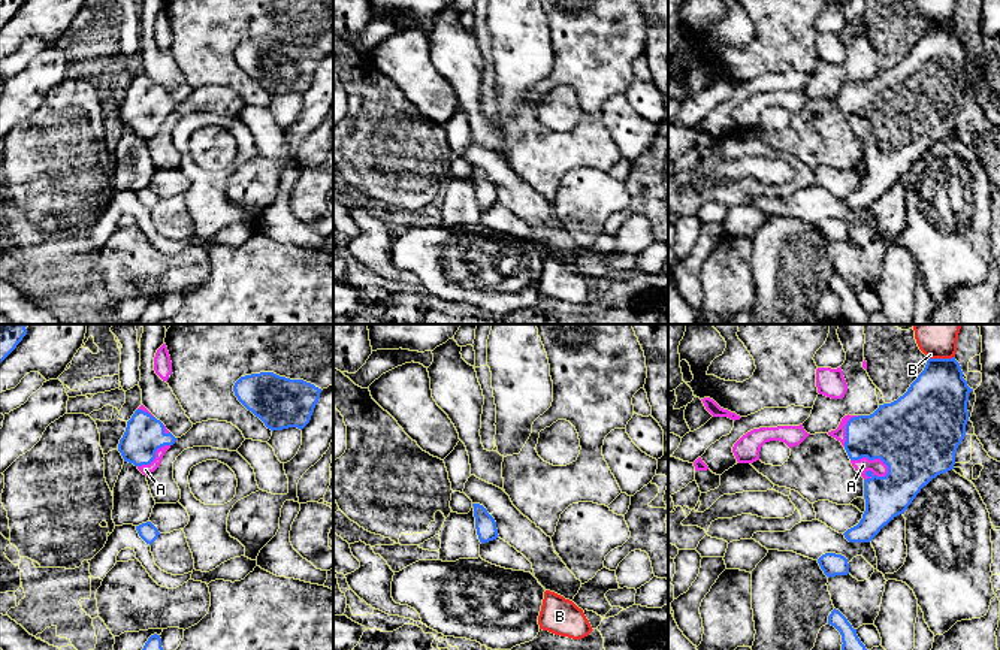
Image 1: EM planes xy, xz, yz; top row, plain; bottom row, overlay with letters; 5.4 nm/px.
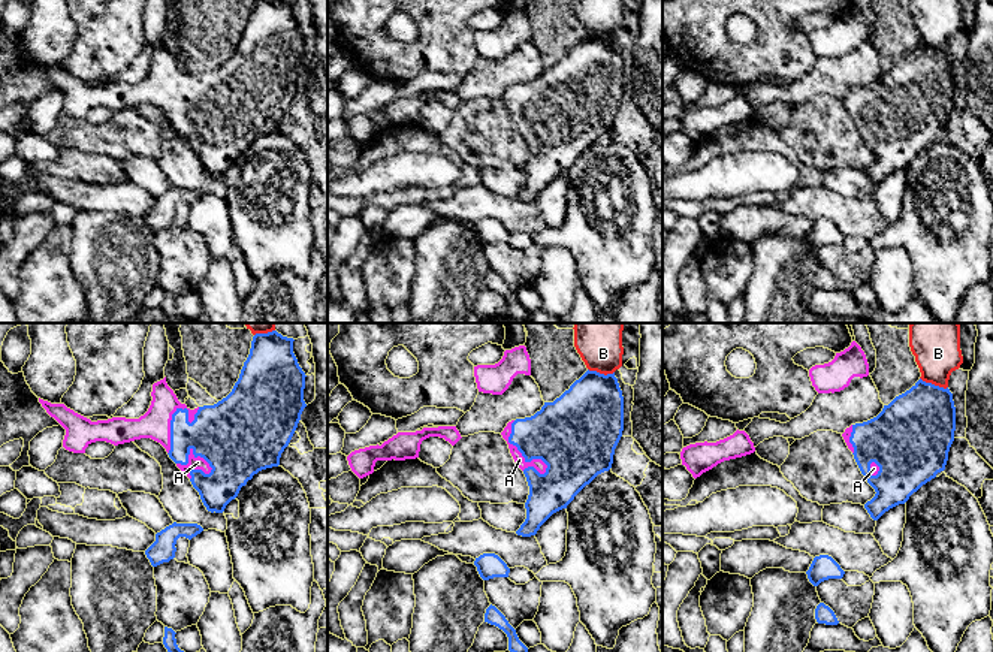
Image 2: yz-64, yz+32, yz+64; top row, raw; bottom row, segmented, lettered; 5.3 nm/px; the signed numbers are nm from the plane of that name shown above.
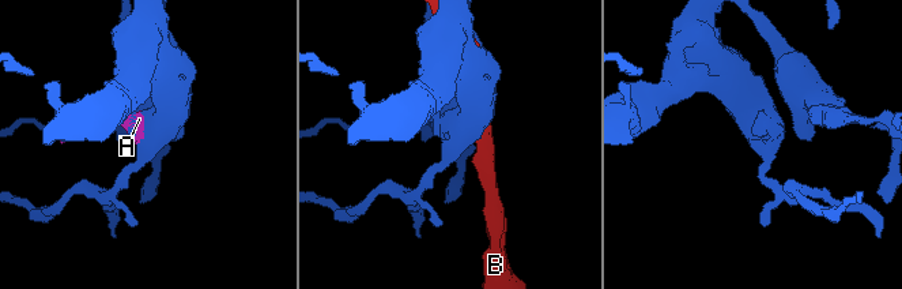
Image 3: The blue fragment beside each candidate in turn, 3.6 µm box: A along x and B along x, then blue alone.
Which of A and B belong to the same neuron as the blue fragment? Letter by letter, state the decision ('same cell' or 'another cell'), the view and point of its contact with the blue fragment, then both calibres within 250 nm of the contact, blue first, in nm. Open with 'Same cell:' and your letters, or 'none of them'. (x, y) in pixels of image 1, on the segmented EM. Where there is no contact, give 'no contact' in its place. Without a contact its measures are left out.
Same cell: A
A: same cell | yz (872, 459) | 420/80 nm
B: another cell | yz (940, 359) | 340/240 nm

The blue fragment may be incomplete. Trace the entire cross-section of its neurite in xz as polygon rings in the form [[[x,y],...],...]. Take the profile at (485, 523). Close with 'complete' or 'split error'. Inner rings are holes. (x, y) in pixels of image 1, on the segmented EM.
[[[472,504],[475,529],[481,544],[496,539],[498,529],[495,519],[487,513],[487,510],[480,504]]]; complete

